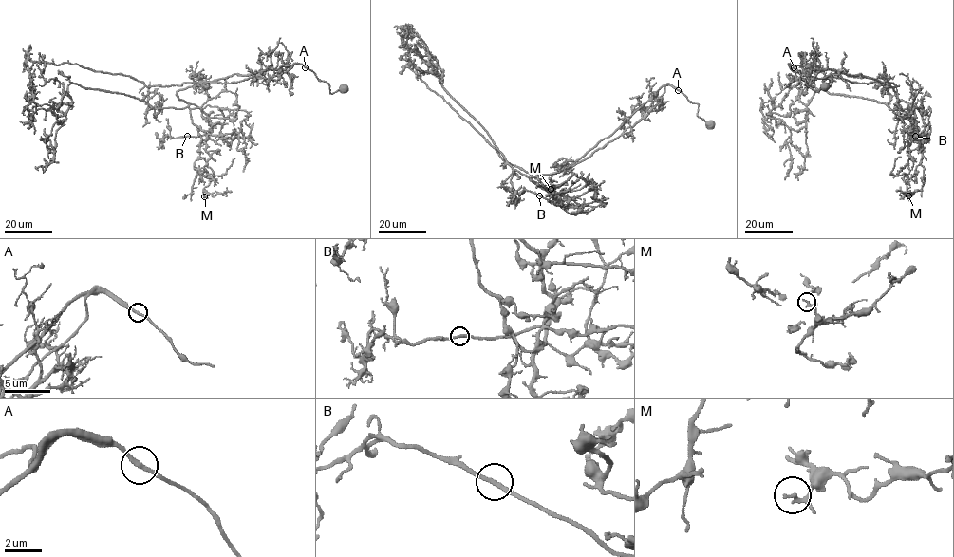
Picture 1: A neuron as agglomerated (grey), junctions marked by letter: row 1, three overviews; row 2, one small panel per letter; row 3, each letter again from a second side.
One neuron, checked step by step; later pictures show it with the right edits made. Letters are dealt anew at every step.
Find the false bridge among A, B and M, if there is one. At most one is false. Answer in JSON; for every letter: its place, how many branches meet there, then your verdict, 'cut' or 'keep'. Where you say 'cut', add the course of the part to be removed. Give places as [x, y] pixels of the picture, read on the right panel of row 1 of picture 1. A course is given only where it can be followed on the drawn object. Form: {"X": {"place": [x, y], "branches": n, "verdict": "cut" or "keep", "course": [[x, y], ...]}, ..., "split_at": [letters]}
{"A": {"place": [794, 67], "branches": 2, "verdict": "cut", "course": [[794, 66], [790, 64], [860, 74], [899, 85], [887, 88], [869, 78], [803, 69], [804, 61], [810, 76]]}, "B": {"place": [915, 136], "branches": 2, "verdict": "keep"}, "M": {"place": [908, 195], "branches": 2, "verdict": "keep"}, "split_at": ["A"]}

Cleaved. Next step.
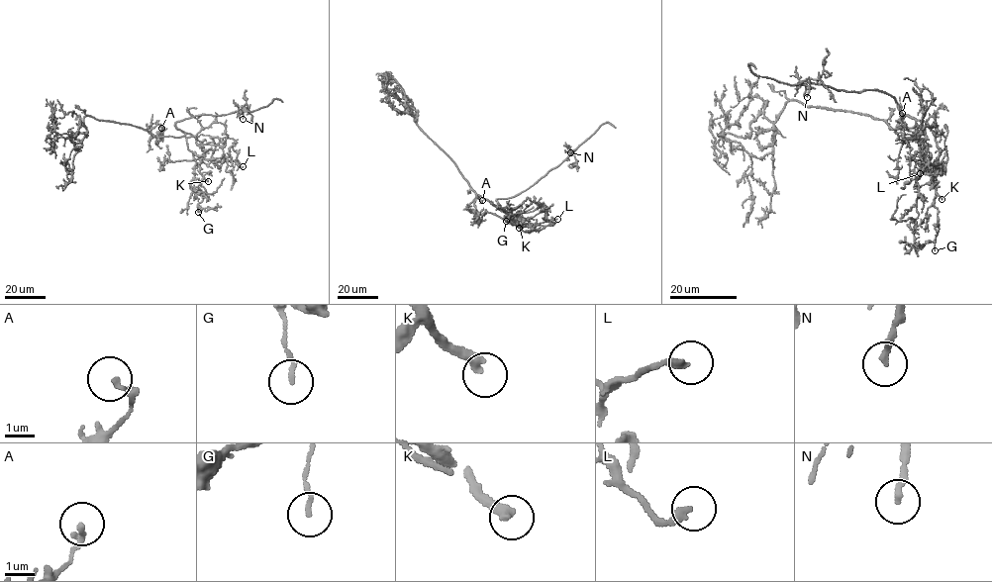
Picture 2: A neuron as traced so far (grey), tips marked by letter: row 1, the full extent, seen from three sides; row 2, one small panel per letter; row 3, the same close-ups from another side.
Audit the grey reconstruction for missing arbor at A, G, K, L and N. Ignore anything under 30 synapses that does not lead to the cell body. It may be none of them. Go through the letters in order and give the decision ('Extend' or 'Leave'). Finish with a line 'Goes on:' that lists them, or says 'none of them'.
A: Leave
G: Leave
K: Extend
L: Leave
N: Leave
Goes on: K

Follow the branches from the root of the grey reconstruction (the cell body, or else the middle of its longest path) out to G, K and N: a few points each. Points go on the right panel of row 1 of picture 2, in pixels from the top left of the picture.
G: (886, 123), (892, 129), (913, 128), (924, 120), (936, 137), (940, 150), (933, 181), (939, 231), (935, 250)
K: (886, 123), (892, 129), (913, 128), (917, 121), (924, 120), (929, 126), (940, 150), (933, 186), (942, 199)
N: (886, 123), (892, 129), (916, 123), (895, 99), (878, 90), (843, 91), (803, 81), (807, 97)

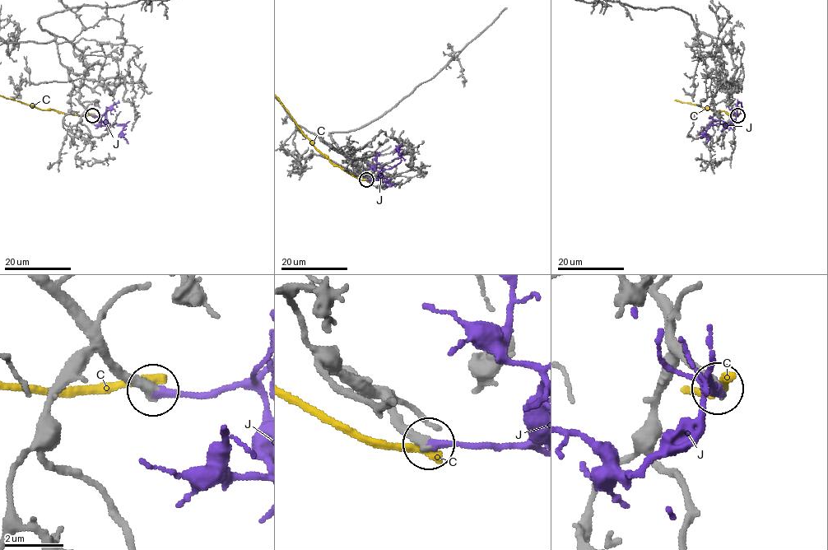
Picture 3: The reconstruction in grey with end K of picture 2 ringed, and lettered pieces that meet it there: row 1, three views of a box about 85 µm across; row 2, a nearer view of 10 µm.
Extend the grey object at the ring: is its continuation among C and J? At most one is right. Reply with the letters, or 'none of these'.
J

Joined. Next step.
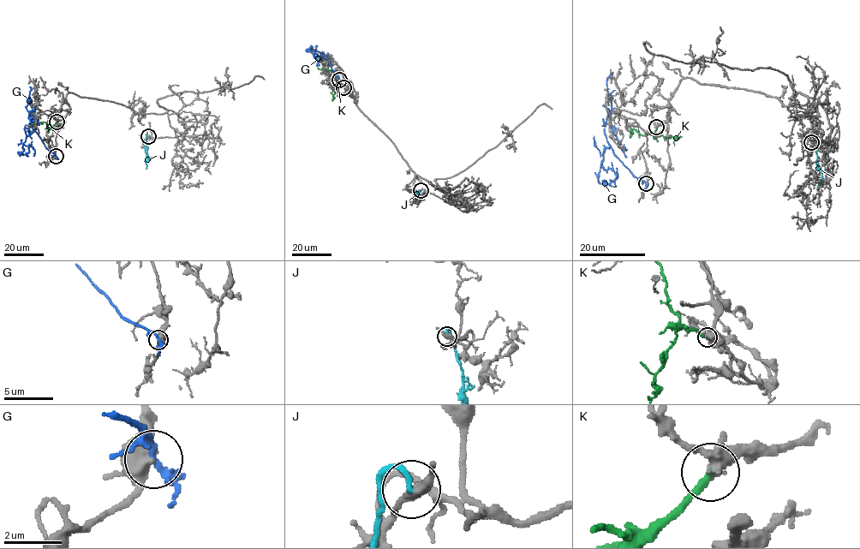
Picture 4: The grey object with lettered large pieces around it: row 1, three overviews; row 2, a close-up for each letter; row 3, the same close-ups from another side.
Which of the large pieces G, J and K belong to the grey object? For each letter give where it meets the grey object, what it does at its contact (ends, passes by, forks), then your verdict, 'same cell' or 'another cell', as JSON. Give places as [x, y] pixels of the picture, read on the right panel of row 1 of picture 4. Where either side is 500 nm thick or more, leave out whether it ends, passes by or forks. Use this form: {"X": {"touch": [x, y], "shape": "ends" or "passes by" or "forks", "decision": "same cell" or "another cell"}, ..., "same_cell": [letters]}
{"G": {"touch": [646, 183], "shape": "forks", "decision": "another cell"}, "J": {"touch": [811, 142], "shape": "ends", "decision": "another cell"}, "K": {"touch": [656, 127], "shape": "ends", "decision": "same cell"}, "same_cell": ["K"]}

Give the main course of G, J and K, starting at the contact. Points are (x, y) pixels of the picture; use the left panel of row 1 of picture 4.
G: (55, 156), (32, 128), (26, 107), (29, 86)
J: (148, 136), (146, 136), (146, 169)
K: (57, 122), (52, 126), (43, 122), (28, 127)

